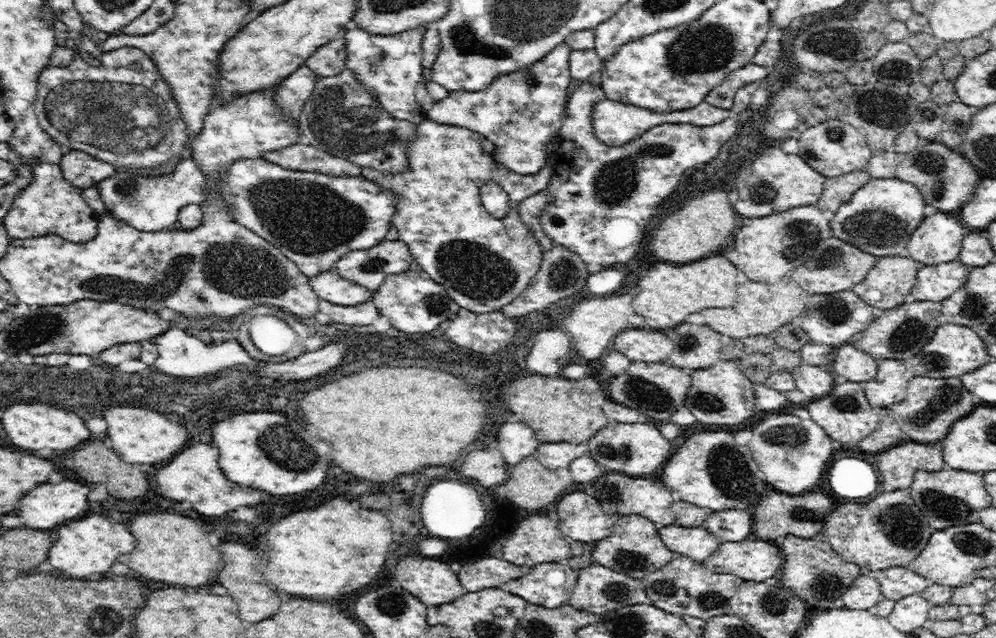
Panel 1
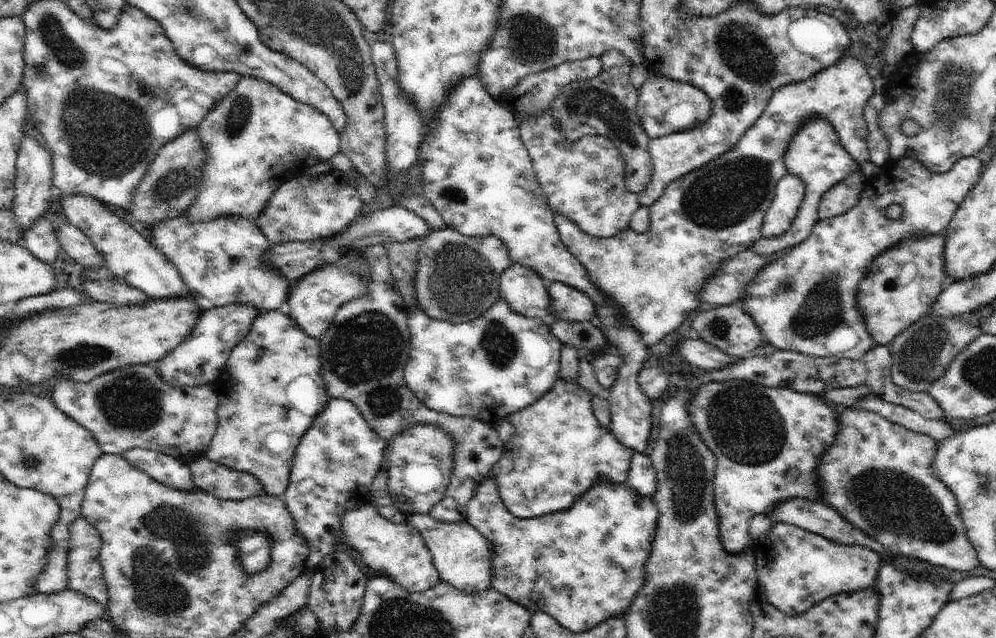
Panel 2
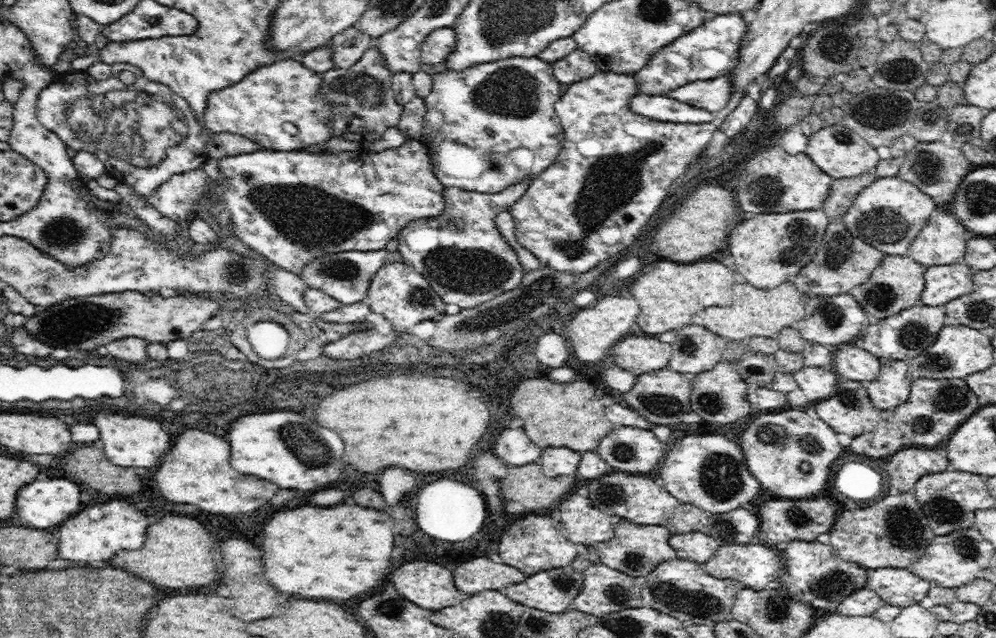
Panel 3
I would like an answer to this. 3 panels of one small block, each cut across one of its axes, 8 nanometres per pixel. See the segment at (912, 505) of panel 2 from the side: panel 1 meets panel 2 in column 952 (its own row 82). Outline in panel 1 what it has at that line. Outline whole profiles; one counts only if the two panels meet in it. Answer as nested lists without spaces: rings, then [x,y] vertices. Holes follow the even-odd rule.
[[[565,42],[548,52],[545,58],[538,60],[536,64],[522,68],[512,74],[502,74],[488,88],[476,92],[454,91],[435,104],[427,112],[428,119],[440,124],[461,126],[474,131],[478,135],[486,137],[490,145],[494,146],[491,152],[492,159],[496,163],[502,163],[506,169],[523,175],[538,172],[546,166],[550,160],[547,144],[558,138],[561,131],[563,114],[568,105],[566,88],[570,84],[570,47]]]

